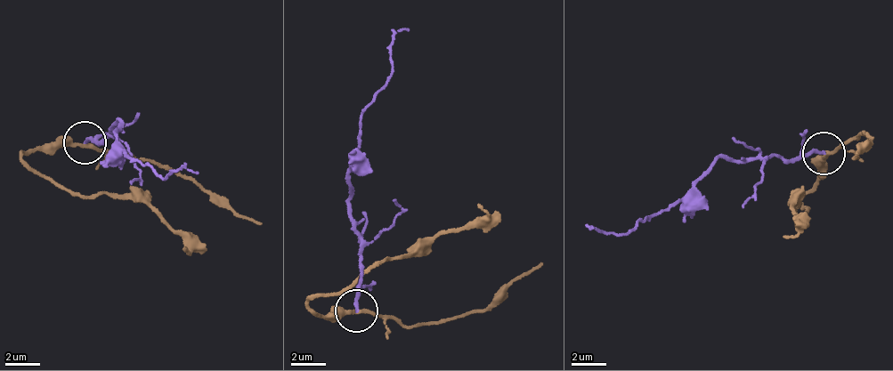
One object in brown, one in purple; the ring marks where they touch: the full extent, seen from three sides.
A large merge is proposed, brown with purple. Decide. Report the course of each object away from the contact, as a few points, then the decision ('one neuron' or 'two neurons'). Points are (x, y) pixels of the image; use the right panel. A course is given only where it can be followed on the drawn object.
brown via (823, 154), (805, 201), (811, 205), (798, 218), (800, 198), (794, 231), (782, 237) | purple via (823, 154), (766, 155), (713, 161), (663, 211), (625, 233), (593, 229) | two neurons

